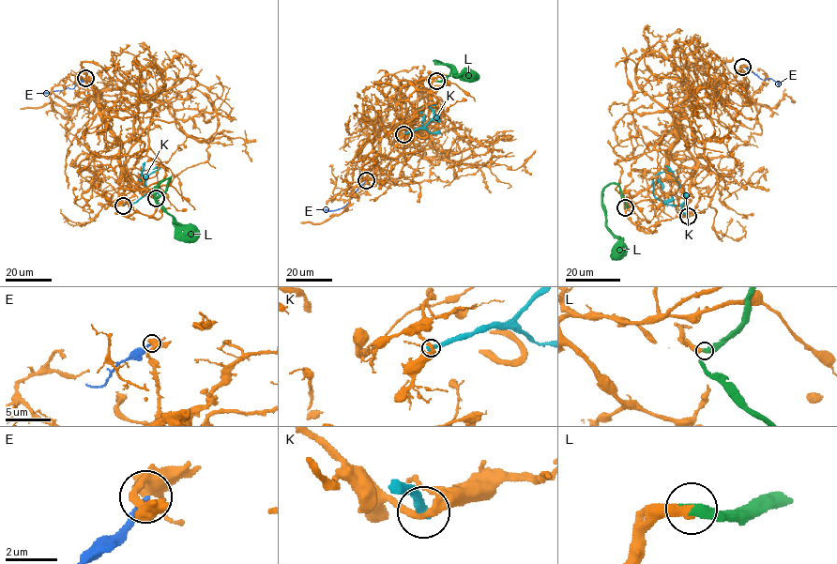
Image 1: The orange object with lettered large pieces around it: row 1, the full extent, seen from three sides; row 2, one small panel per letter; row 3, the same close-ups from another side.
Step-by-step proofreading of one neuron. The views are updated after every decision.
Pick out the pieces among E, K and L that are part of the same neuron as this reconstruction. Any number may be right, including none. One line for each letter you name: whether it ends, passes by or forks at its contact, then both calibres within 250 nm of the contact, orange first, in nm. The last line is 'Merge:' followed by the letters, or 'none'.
L: it ends; calibres 400 and 480 nm
Merge: L

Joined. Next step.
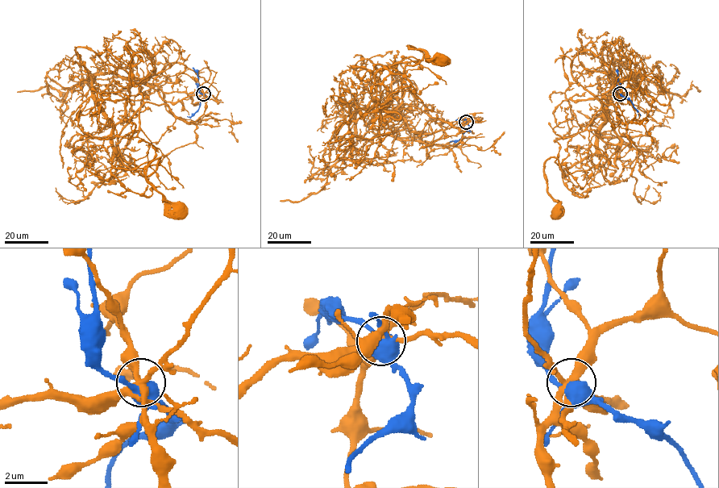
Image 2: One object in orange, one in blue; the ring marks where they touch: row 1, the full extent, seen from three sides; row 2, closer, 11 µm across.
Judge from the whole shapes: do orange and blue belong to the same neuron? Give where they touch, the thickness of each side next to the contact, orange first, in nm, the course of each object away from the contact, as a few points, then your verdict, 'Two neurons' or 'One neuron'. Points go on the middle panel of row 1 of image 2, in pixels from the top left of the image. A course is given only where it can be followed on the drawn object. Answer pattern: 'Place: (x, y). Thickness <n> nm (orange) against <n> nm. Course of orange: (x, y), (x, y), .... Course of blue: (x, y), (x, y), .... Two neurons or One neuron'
Place: (466, 122). Thickness 340 nm (orange) against 550 nm. Course of orange: (466, 122), (455, 127), (402, 103), (388, 112), (375, 99), (422, 59), (409, 47), (442, 59). Course of blue: (466, 122), (469, 127), (461, 137), (450, 141). Two neurons

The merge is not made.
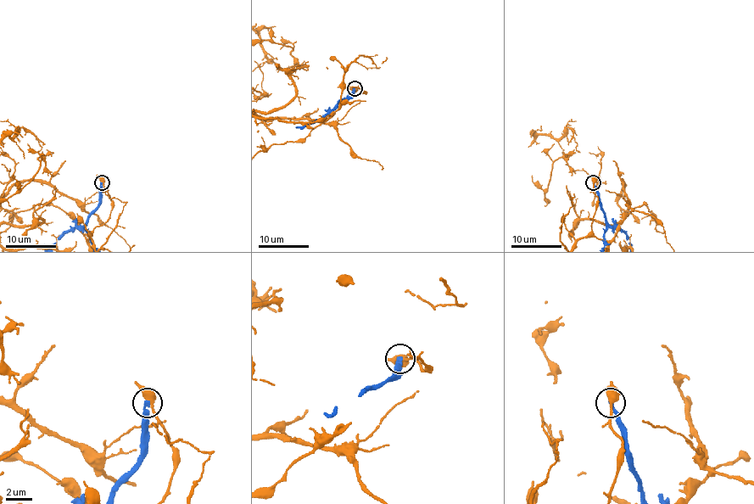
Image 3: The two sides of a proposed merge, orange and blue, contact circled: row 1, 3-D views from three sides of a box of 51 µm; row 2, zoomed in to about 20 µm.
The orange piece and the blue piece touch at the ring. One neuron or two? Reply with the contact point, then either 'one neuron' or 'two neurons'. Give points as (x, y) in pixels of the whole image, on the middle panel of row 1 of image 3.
at (354, 88); two neurons

